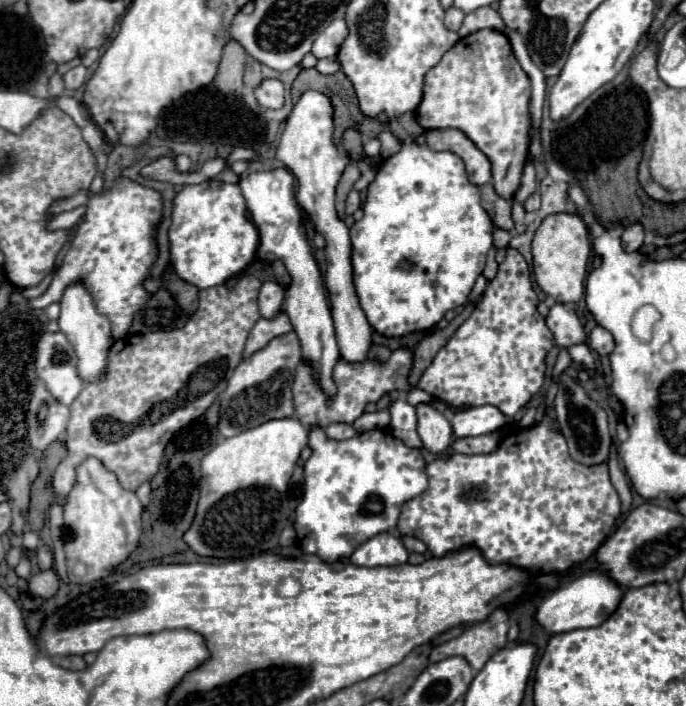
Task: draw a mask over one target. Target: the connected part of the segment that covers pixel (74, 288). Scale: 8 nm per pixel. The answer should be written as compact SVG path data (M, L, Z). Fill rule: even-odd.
M73 282L65 288L63 298L59 302L61 306L61 314L59 314L59 328L61 332L69 338L69 342L73 344L77 356L79 356L79 374L83 380L97 380L99 374L105 370L105 358L107 358L107 350L111 346L111 324L109 318L101 312L97 312L95 308L95 300L91 296L91 292L85 288L85 284Z

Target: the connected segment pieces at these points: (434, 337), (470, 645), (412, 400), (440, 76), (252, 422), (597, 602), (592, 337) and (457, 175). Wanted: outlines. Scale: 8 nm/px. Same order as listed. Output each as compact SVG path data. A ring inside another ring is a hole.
M467 304L467 306L463 308L463 312L459 312L459 314L453 318L453 322L449 322L447 328L435 330L435 332L431 332L429 336L425 336L425 338L419 342L419 346L417 346L417 350L415 350L415 358L413 358L413 368L411 368L411 372L409 372L409 386L411 386L411 388L417 386L421 374L423 374L425 368L431 364L431 360L435 358L435 354L439 352L439 348L453 336L453 332L463 324L463 320L473 312L473 308L475 308L475 304Z
M495 610L489 620L467 628L461 636L435 646L431 652L431 662L445 660L449 656L463 656L475 672L479 672L499 650L507 646L509 616L505 610Z
M415 388L415 390L411 390L411 392L407 394L407 400L409 400L409 404L417 406L417 404L421 404L421 402L431 402L433 396L427 394L427 392L421 390L421 388Z
M483 28L461 38L443 54L441 62L425 74L423 100L415 116L425 130L461 130L489 158L495 192L511 200L519 188L531 142L529 100L529 76L513 56L507 36L499 30Z
M295 332L273 338L267 346L245 358L233 372L227 390L221 396L219 434L223 438L237 436L243 430L255 428L269 420L283 420L295 416L293 382L297 366L301 364L301 346Z
M589 572L589 574L583 574L577 580L569 582L567 586L551 592L539 604L535 620L547 634L571 632L571 630L577 630L577 628L593 628L617 610L621 596L623 596L621 586L617 586L613 580L609 580L601 572Z
M595 326L589 334L589 340L587 340L589 348L595 350L599 356L603 354L611 354L613 348L615 348L615 342L613 342L613 334L601 326Z
M405 144L395 156L391 156L387 162L383 162L375 180L367 188L367 200L363 204L363 218L351 226L353 282L355 282L355 290L357 290L357 296L359 296L361 310L365 312L365 316L367 316L367 320L373 326L375 332L379 332L387 338L399 338L399 336L405 336L405 334L411 334L411 332L417 332L417 330L429 330L445 316L447 310L461 308L461 306L467 304L467 296L469 296L477 276L483 272L487 252L493 246L493 224L491 224L487 212L481 208L479 200L481 200L479 198L479 188L473 186L467 180L463 160L459 156L455 156L453 152L433 152L427 146L421 148L421 146L415 146L415 144Z

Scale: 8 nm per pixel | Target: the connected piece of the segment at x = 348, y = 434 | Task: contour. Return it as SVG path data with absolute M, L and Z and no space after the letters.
M333 422L327 426L327 436L335 438L335 440L347 440L353 438L357 434L357 430L353 428L353 424L343 424L343 422Z

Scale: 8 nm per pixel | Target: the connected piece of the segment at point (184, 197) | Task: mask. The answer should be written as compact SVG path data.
M207 180L185 186L173 198L169 260L177 276L199 290L223 284L239 274L253 260L257 244L259 232L245 216L245 198L239 186Z

